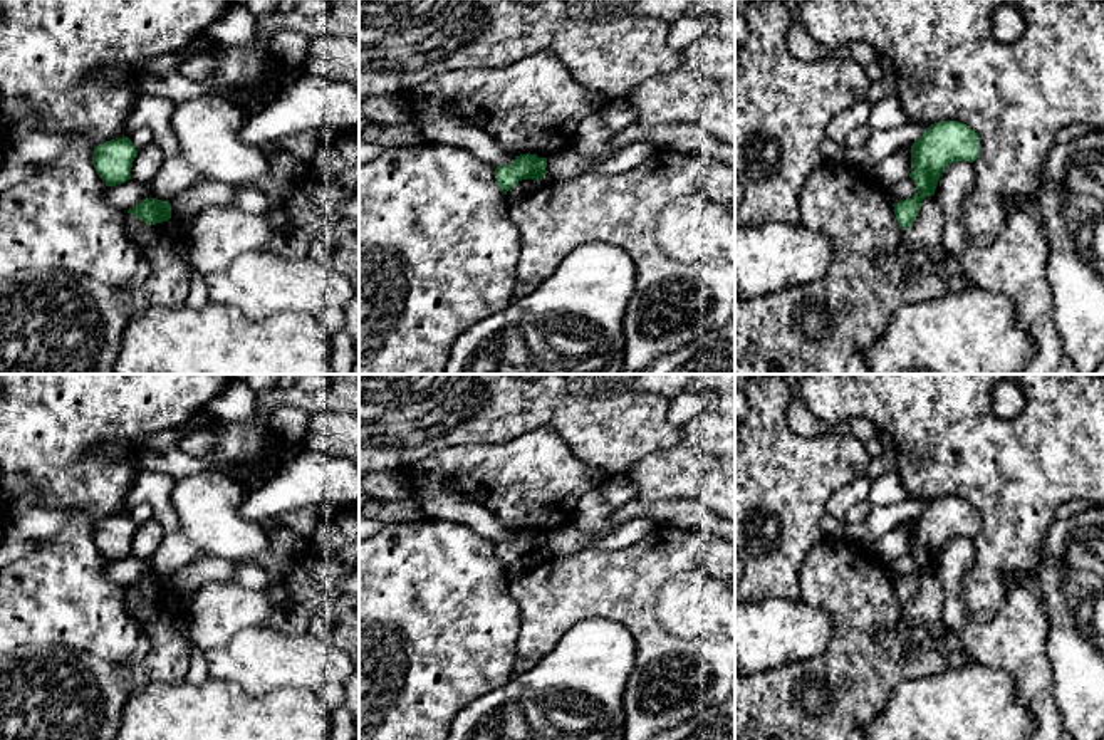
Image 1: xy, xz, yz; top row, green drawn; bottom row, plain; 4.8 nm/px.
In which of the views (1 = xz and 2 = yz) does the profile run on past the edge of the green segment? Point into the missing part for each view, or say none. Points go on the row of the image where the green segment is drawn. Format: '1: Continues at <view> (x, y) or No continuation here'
1: No continuation here
2: No continuation here

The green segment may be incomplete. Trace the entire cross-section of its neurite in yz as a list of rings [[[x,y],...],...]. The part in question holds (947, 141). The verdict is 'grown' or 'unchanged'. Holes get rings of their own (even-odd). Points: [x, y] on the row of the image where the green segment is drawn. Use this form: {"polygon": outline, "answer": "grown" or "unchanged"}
{"polygon": [[[940,121],[931,124],[911,146],[911,173],[918,193],[893,203],[901,230],[918,216],[921,201],[935,195],[945,168],[955,161],[973,163],[980,156],[980,136],[965,122]]], "answer": "unchanged"}

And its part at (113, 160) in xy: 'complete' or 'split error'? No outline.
complete

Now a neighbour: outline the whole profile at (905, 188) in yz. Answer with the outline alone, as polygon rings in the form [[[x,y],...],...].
[[[904,178],[896,181],[886,193],[893,203],[899,203],[903,200],[916,196],[918,190],[911,178]]]

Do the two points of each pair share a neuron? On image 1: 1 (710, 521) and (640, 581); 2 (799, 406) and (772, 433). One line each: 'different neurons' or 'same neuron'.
1: different neurons
2: different neurons

